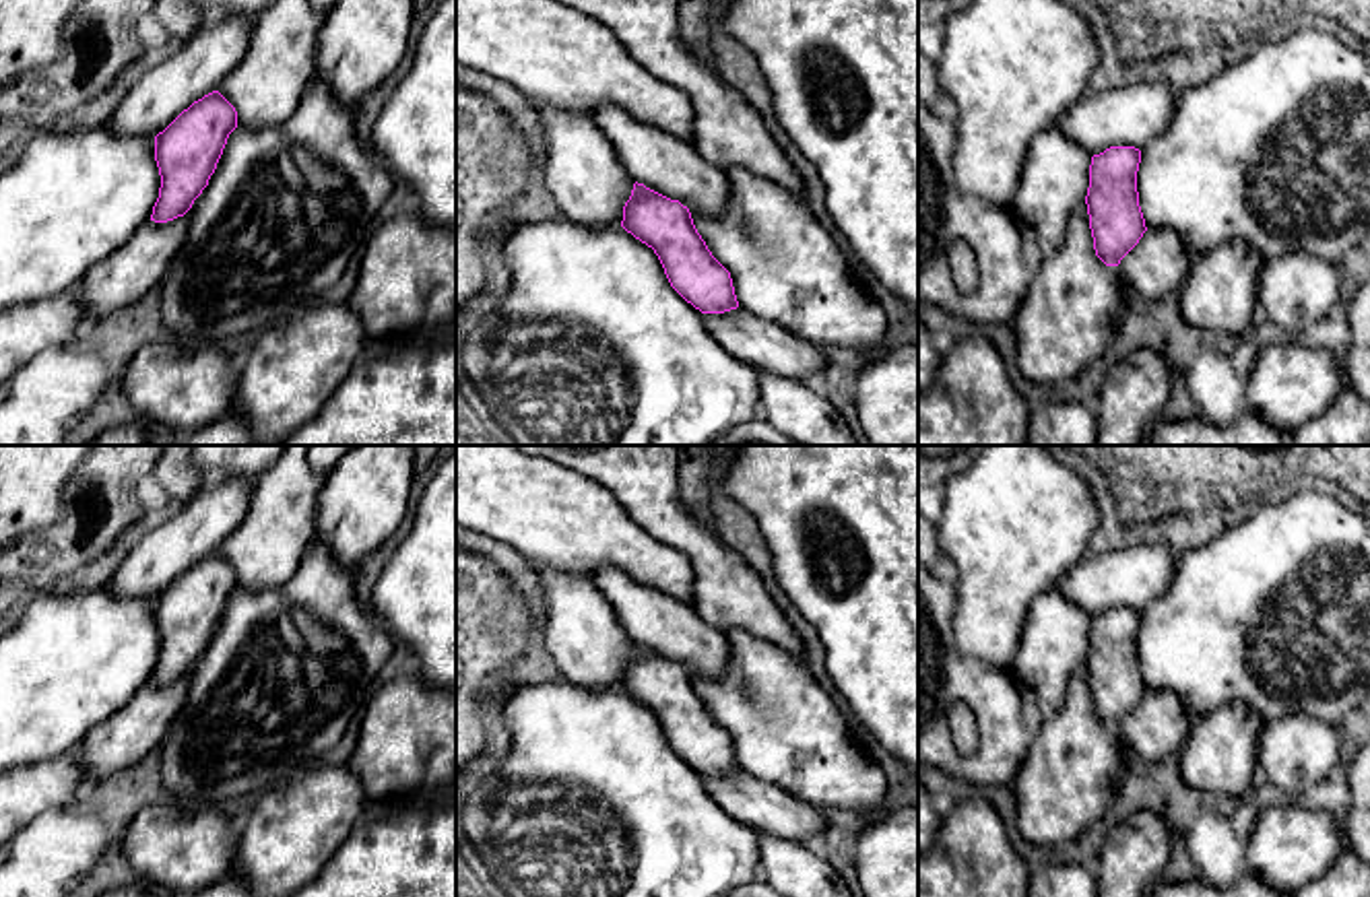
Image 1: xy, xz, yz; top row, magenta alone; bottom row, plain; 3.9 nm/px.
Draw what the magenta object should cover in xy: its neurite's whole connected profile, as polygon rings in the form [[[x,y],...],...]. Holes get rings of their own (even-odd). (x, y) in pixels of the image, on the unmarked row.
[[[213,553],[194,563],[155,598],[161,650],[151,683],[167,685],[192,670],[208,647],[235,590],[235,569],[219,553]]]

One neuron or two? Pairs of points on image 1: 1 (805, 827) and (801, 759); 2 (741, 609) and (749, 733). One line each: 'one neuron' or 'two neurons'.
1: two neurons
2: two neurons

